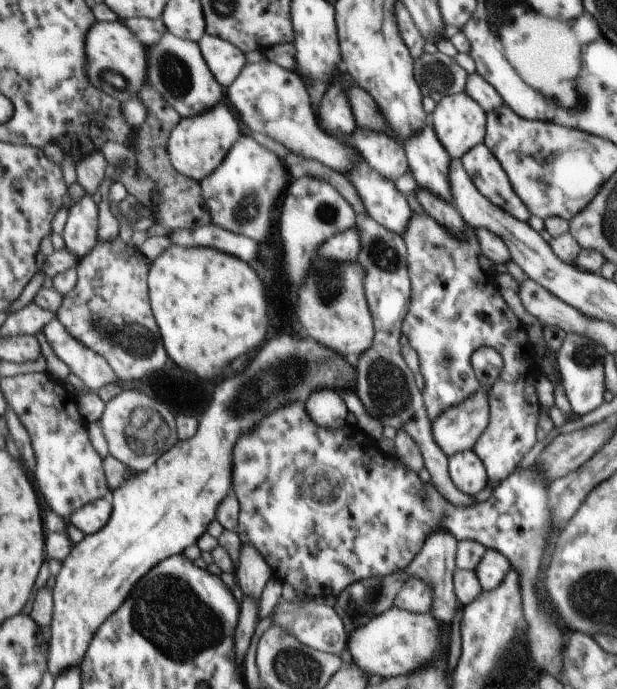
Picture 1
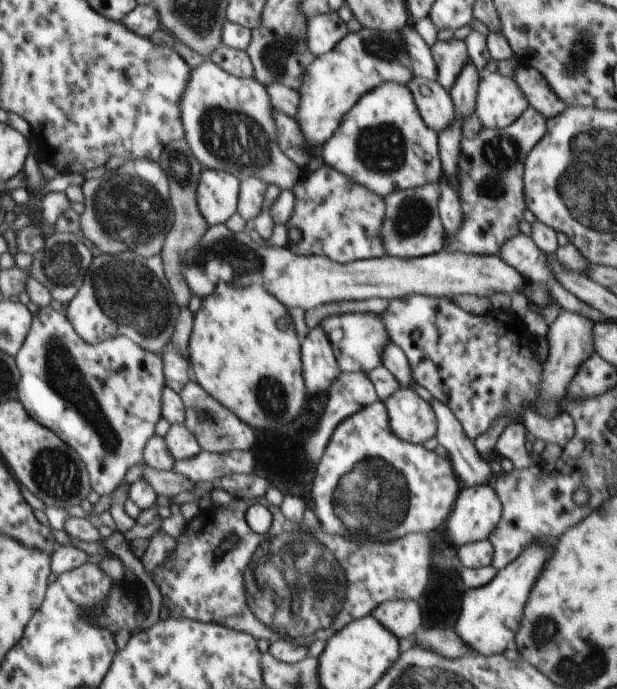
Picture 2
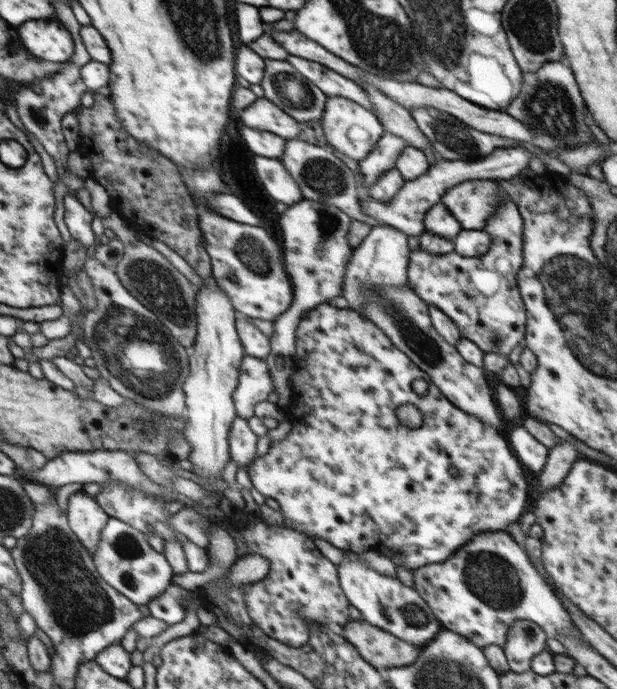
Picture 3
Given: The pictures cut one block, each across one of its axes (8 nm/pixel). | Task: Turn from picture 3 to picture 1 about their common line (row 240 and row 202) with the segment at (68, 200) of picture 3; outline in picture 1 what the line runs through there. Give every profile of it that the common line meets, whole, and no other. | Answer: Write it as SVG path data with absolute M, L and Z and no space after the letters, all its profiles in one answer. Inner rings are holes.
M84 195L81 201L73 204L68 210L67 221L61 236L64 239L66 250L77 258L77 264L78 260L86 257L92 249L95 249L98 242L98 206L94 204L90 196Z

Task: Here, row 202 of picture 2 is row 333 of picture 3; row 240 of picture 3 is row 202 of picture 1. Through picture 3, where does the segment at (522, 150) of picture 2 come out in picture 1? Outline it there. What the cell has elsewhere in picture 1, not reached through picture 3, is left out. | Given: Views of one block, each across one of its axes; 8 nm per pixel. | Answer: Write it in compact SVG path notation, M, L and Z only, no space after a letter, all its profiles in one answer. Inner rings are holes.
M484 142L474 146L460 159L477 189L492 204L514 218L528 222L531 212L515 193L506 171Z

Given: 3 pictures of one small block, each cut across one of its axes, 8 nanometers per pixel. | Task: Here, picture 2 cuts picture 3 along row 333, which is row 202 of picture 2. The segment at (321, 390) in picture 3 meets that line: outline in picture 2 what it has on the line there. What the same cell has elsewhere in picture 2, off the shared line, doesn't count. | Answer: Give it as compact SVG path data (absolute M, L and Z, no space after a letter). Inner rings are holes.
M325 163L312 174L304 173L291 191L294 193L296 204L292 216L285 226L287 230L296 228L302 238L297 243L287 242L286 246L296 255L302 257L320 255L339 263L349 263L372 257L380 258L386 255L382 238L380 238L384 210L386 210L384 197L374 194L372 190L368 190L366 186L362 186L358 182L354 184L350 178L344 178L334 168L330 170L328 164Z

